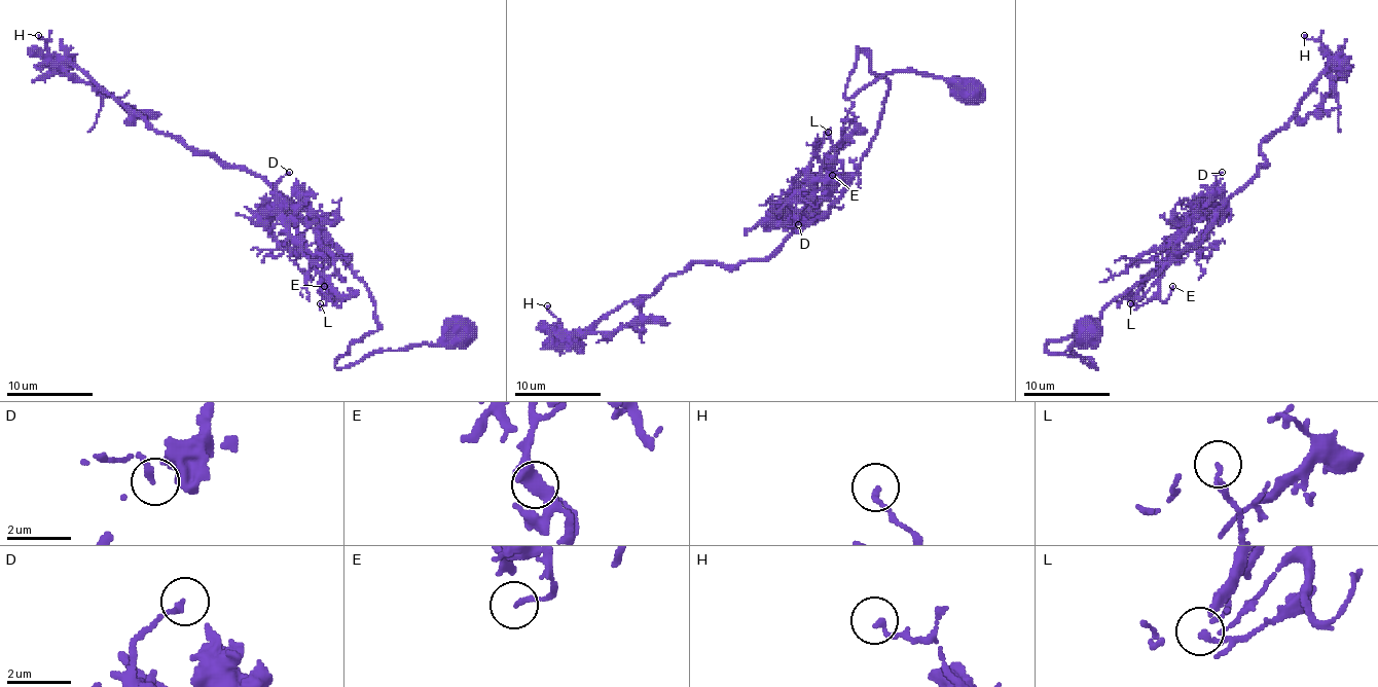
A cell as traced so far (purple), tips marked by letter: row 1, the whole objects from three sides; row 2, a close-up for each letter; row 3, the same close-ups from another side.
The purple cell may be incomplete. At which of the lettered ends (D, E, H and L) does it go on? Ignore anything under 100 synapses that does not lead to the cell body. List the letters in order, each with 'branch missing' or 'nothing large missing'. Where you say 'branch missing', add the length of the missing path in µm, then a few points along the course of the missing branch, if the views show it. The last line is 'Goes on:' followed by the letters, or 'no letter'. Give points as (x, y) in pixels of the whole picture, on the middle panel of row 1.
D: nothing large missing
E: nothing large missing
H: nothing large missing
L: nothing large missing
Goes on: no letter

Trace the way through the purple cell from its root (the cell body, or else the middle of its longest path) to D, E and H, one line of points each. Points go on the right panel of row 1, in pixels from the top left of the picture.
D: (1085, 329), (1070, 351), (1095, 367), (1046, 348), (1201, 241), (1222, 207), (1222, 172)
E: (1085, 329), (1070, 351), (1095, 367), (1046, 348), (1089, 327), (1170, 256), (1160, 280), (1162, 301), (1172, 286)
H: (1085, 329), (1070, 351), (1095, 367), (1046, 348), (1194, 247), (1265, 161), (1261, 144), (1330, 63), (1304, 35)

